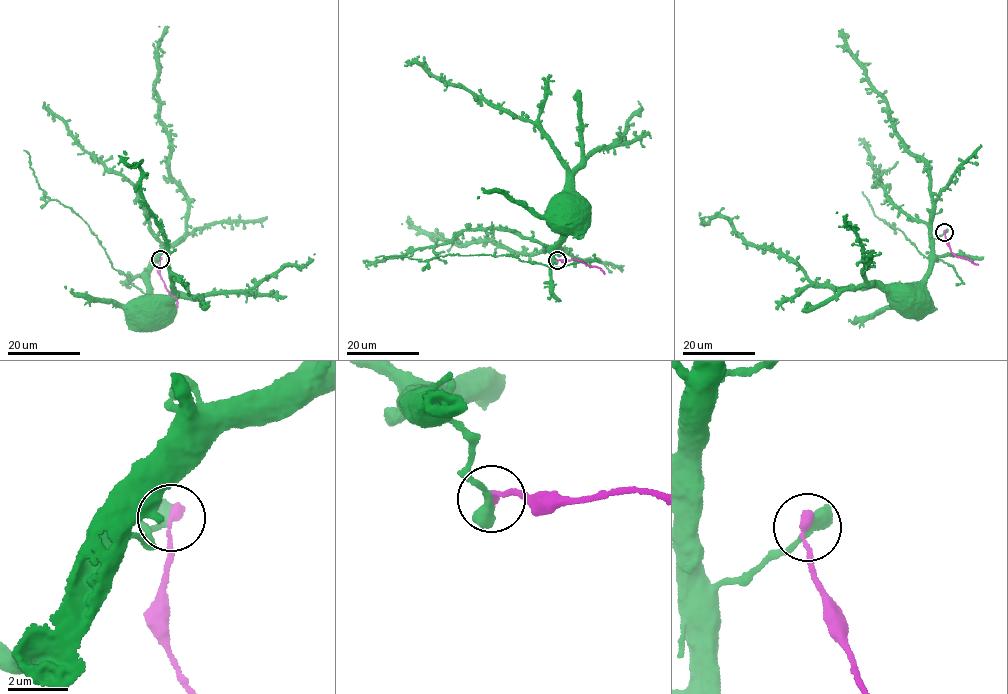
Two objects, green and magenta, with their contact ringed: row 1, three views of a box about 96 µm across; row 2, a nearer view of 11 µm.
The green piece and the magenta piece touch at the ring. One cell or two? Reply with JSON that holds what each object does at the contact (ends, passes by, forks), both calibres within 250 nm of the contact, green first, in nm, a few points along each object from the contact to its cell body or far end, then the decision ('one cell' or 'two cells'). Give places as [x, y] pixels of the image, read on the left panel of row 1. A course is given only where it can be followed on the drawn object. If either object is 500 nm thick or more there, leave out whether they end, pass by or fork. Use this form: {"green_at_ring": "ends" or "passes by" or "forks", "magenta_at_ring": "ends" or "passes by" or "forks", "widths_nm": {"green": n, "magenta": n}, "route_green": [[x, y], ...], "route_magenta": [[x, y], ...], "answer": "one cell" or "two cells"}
{"widths_nm": {"green": 500, "magenta": 280}, "route_green": [[160, 259], [151, 269], [152, 297], [174, 315], [172, 317], [163, 315], [162, 307]], "route_magenta": [[160, 259], [160, 274], [170, 294], [175, 298], [177, 308]], "answer": "one cell"}

